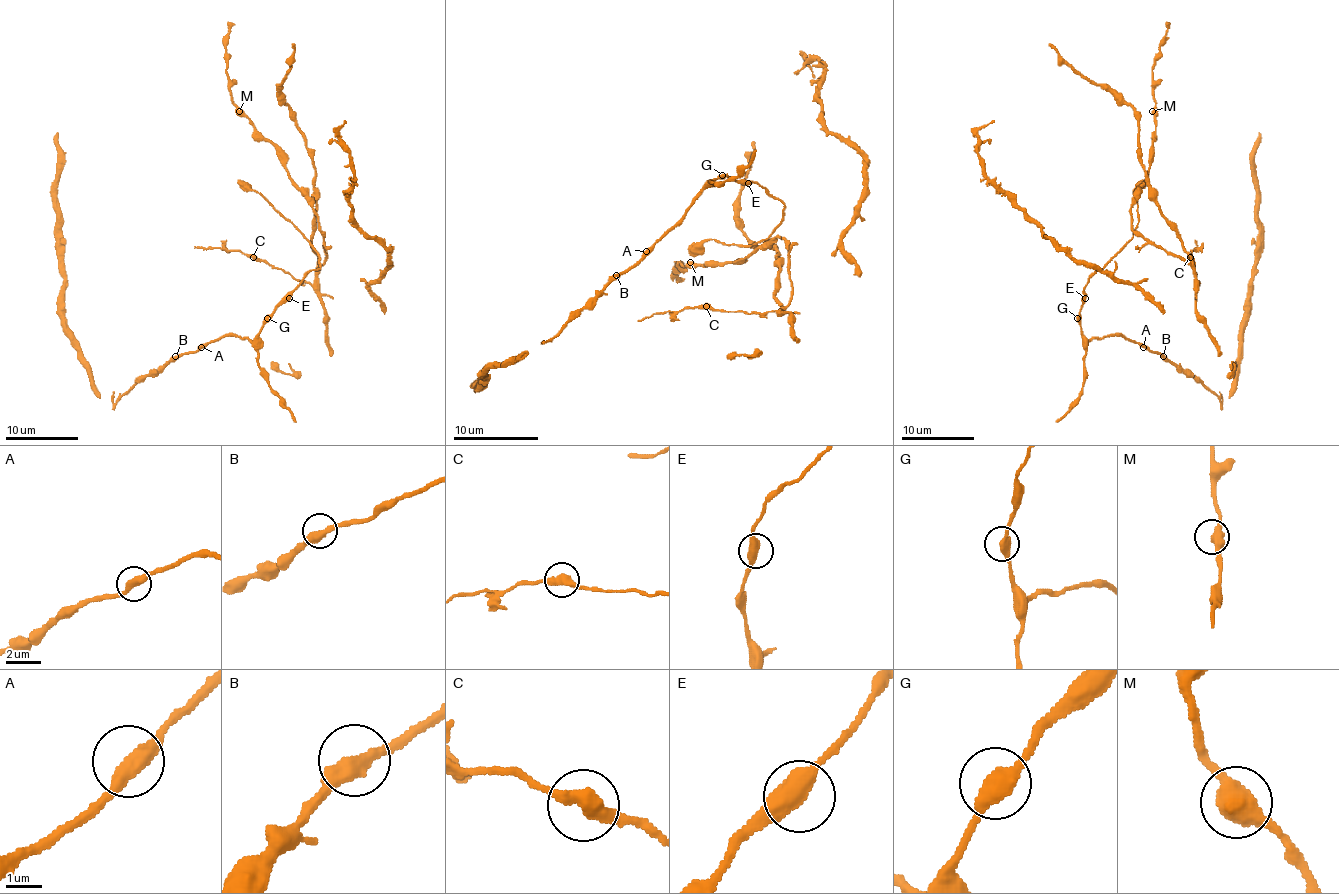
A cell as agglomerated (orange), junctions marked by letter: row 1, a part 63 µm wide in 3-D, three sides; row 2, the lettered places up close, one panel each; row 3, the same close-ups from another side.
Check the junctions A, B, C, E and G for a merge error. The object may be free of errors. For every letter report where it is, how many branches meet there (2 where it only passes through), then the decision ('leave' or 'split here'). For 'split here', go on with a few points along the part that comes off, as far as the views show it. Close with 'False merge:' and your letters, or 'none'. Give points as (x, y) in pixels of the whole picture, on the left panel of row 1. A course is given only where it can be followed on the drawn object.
A: place (201, 347); branches 2; leave
B: place (175, 356); branches 2; leave
C: place (253, 257); branches 2; leave
E: place (289, 298); branches 2; leave
G: place (267, 318); branches 2; leave
False merge: none

